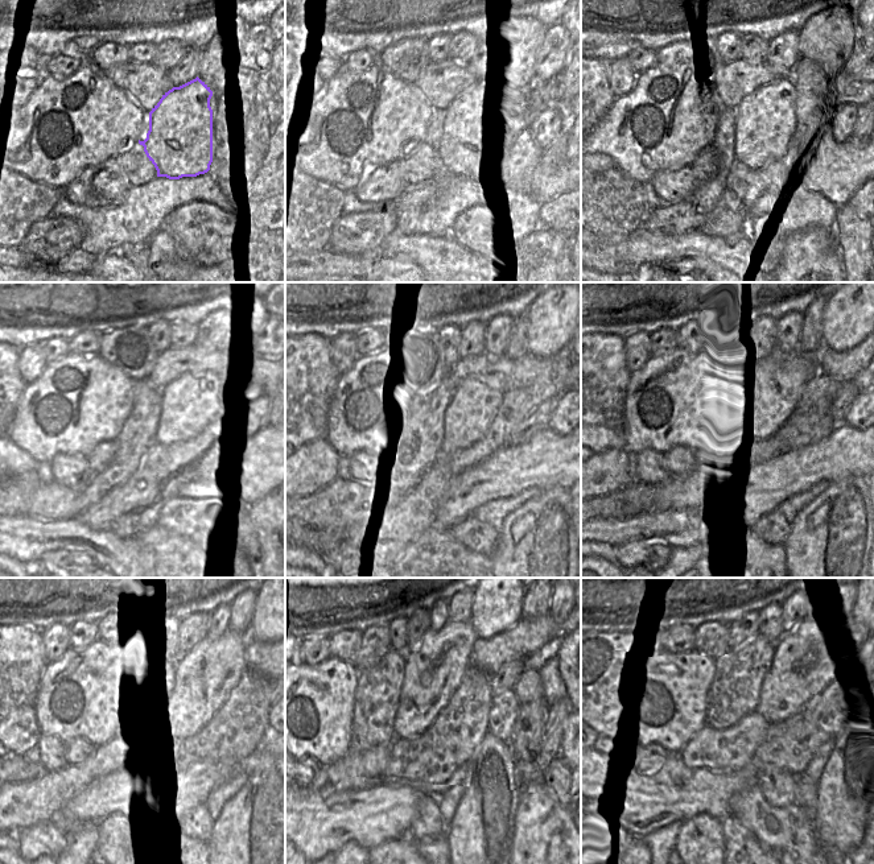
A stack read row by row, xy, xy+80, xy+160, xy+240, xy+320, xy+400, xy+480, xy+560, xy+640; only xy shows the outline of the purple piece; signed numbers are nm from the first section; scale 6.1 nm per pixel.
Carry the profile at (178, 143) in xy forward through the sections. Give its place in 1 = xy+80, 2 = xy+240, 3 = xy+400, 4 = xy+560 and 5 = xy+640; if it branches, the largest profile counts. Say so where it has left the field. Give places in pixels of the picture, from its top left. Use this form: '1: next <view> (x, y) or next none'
1: next xy+80 (468, 147)
2: next xy+240 (186, 406)
3: next xy+400 (784, 381)
4: next xy+560 (501, 666)
5: next xy+640 (828, 636)

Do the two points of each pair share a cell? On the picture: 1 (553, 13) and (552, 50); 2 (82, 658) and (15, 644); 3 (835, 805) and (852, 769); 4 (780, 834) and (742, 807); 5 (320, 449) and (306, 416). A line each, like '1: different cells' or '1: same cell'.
1: different cells
2: different cells
3: same cell
4: same cell
5: different cells

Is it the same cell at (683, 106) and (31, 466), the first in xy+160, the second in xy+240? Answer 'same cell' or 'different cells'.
different cells

